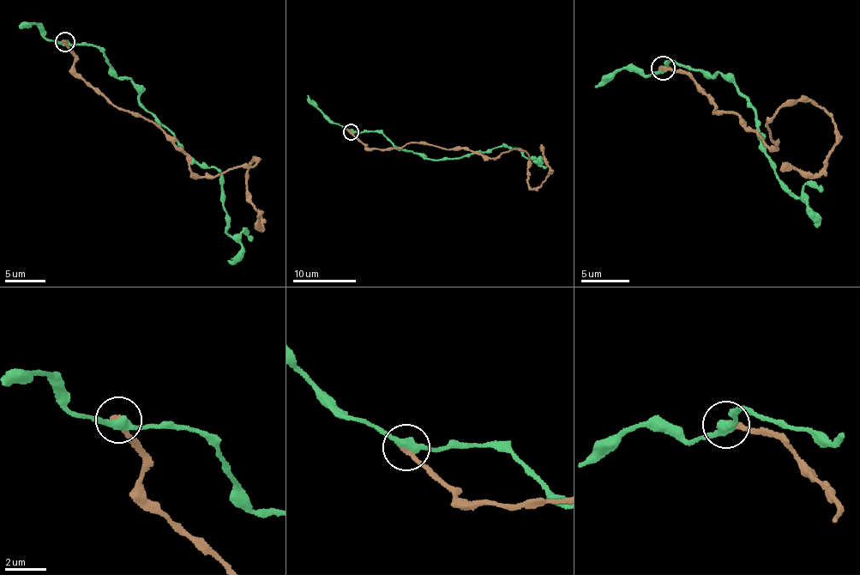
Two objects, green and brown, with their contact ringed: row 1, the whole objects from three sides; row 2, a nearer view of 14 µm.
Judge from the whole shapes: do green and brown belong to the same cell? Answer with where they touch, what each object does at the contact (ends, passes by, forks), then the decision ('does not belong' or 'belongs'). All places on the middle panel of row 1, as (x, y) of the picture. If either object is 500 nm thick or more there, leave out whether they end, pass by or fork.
(351, 131) | green passes by | brown ends | does not belong

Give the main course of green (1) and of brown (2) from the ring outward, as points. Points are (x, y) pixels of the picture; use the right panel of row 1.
1: (663, 68), (671, 58), (710, 75), (716, 71), (736, 86), (752, 107), (774, 174), (807, 204), (818, 226)
2: (663, 68), (772, 148), (772, 118), (817, 103), (835, 142), (826, 164), (780, 171)

